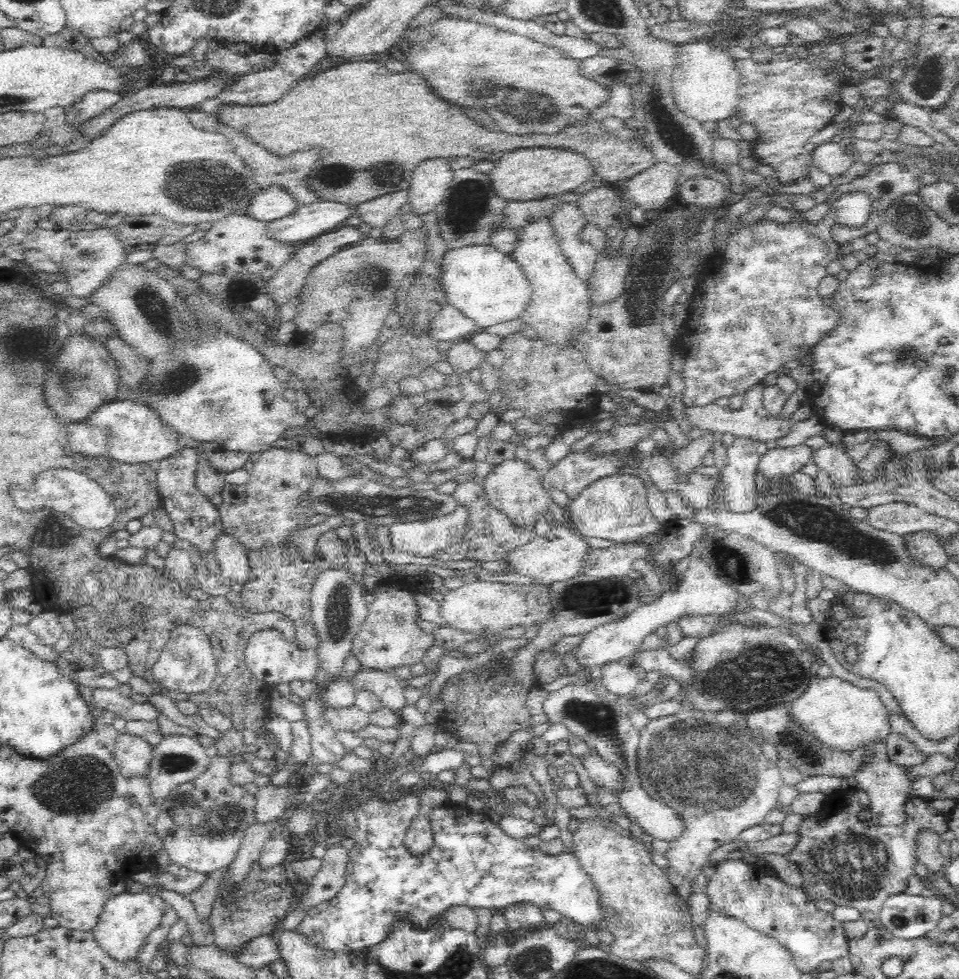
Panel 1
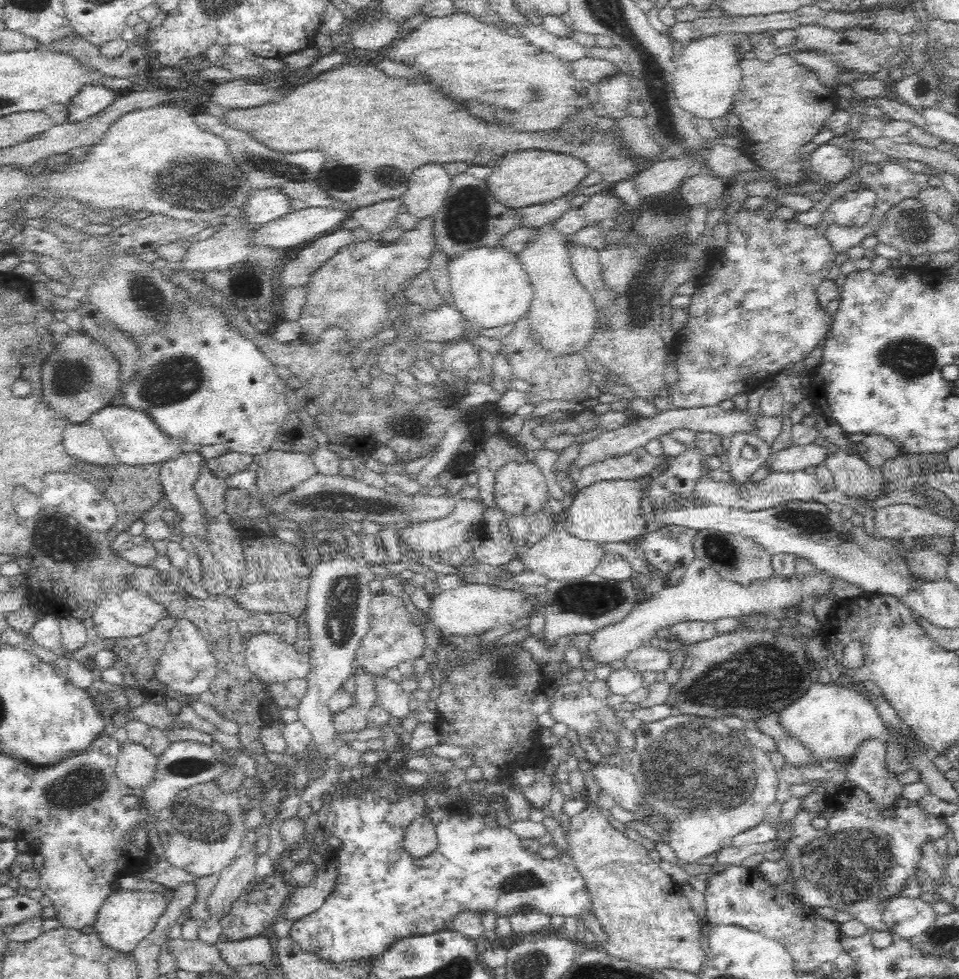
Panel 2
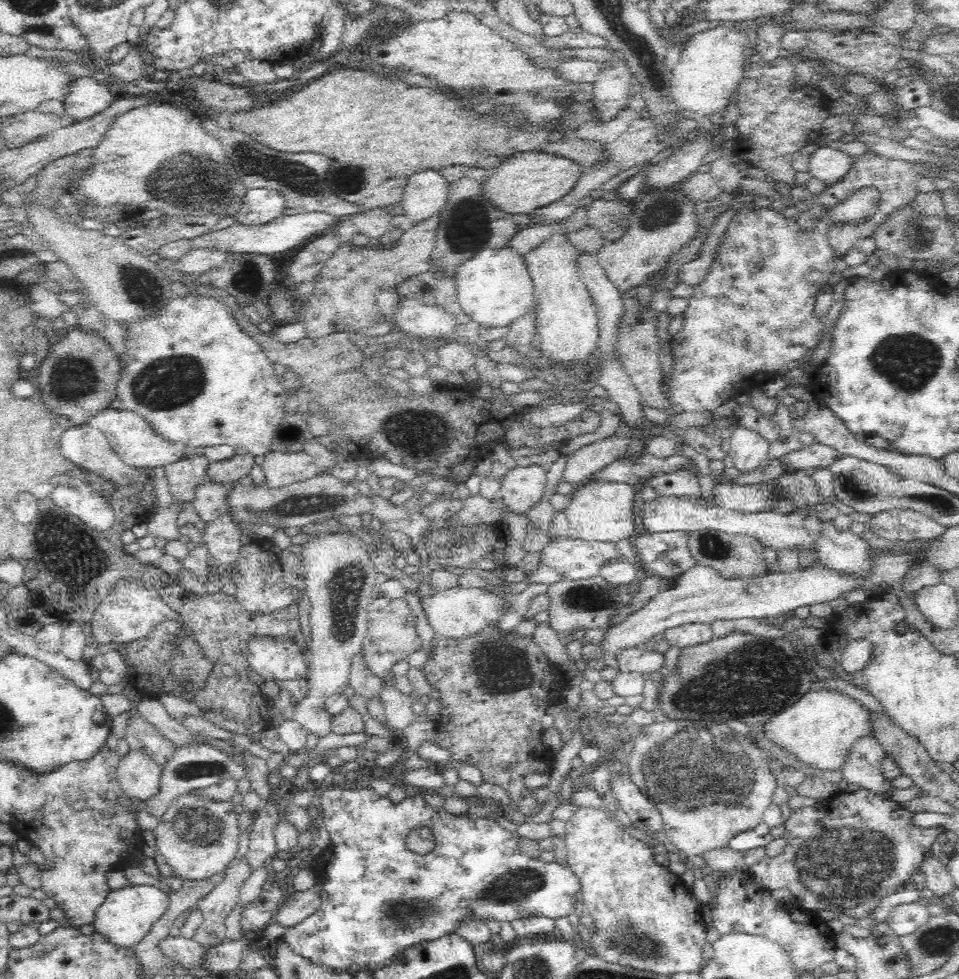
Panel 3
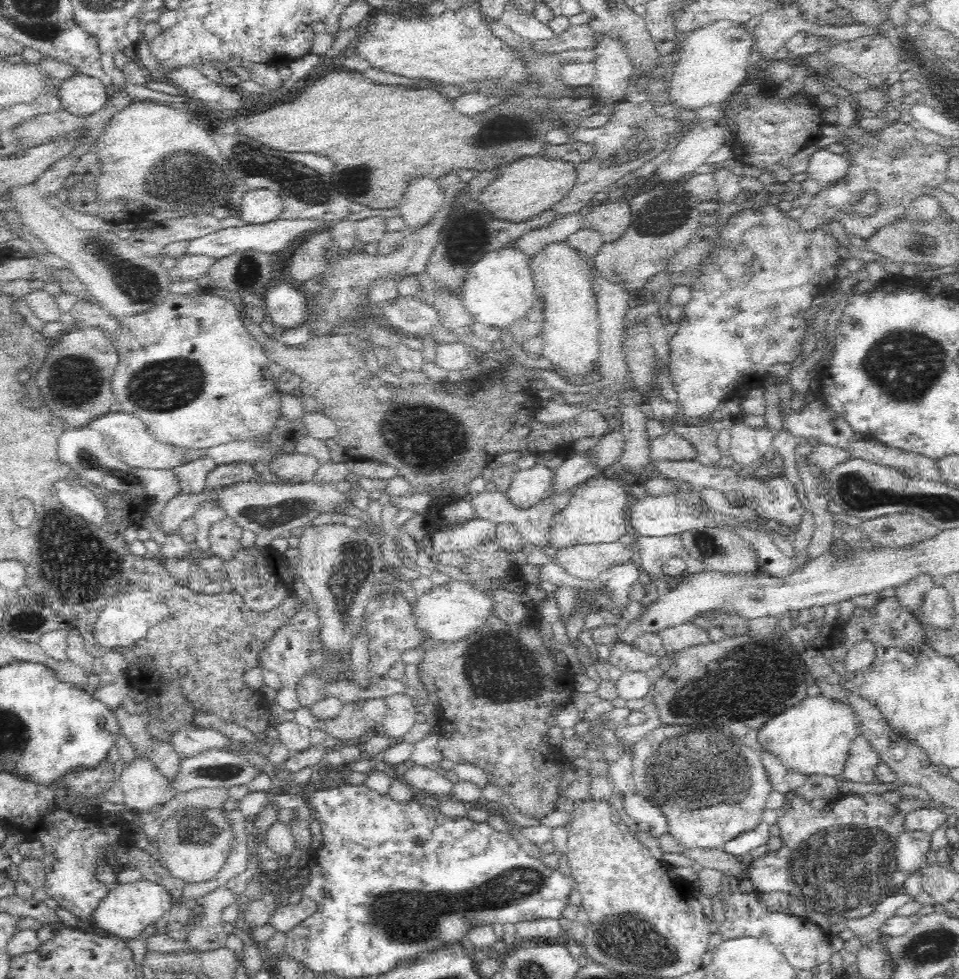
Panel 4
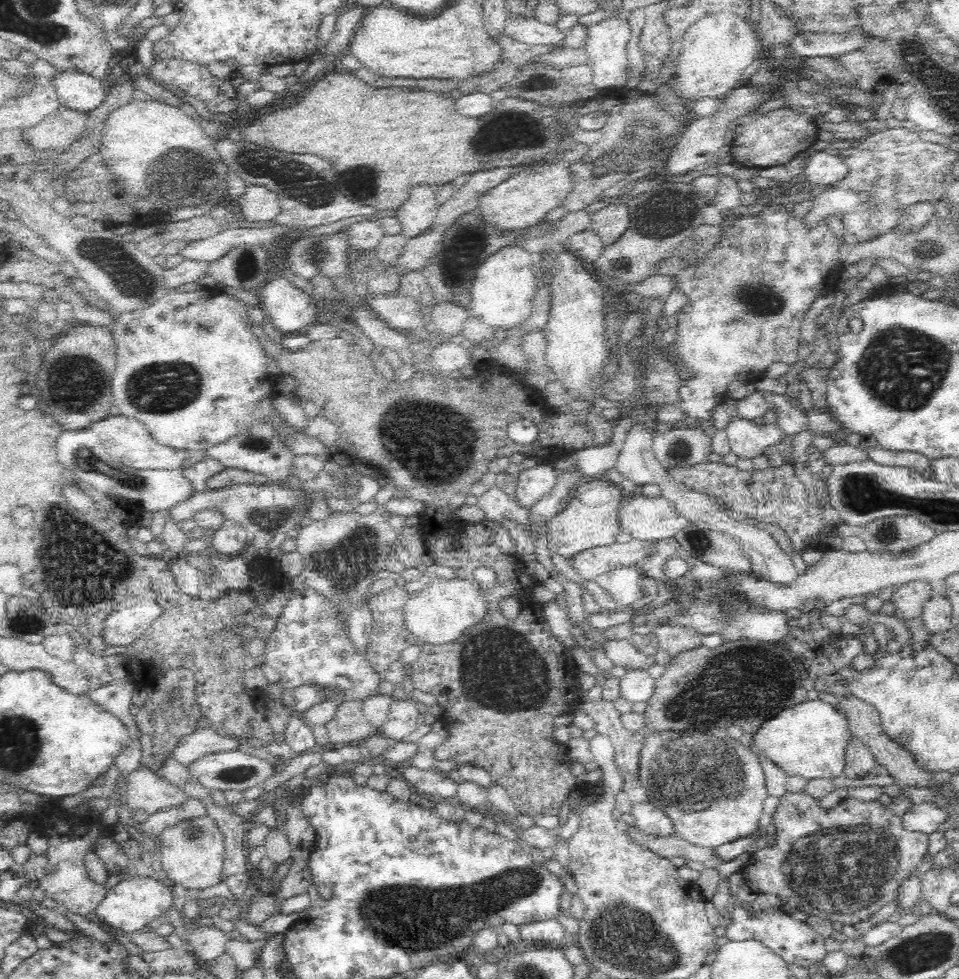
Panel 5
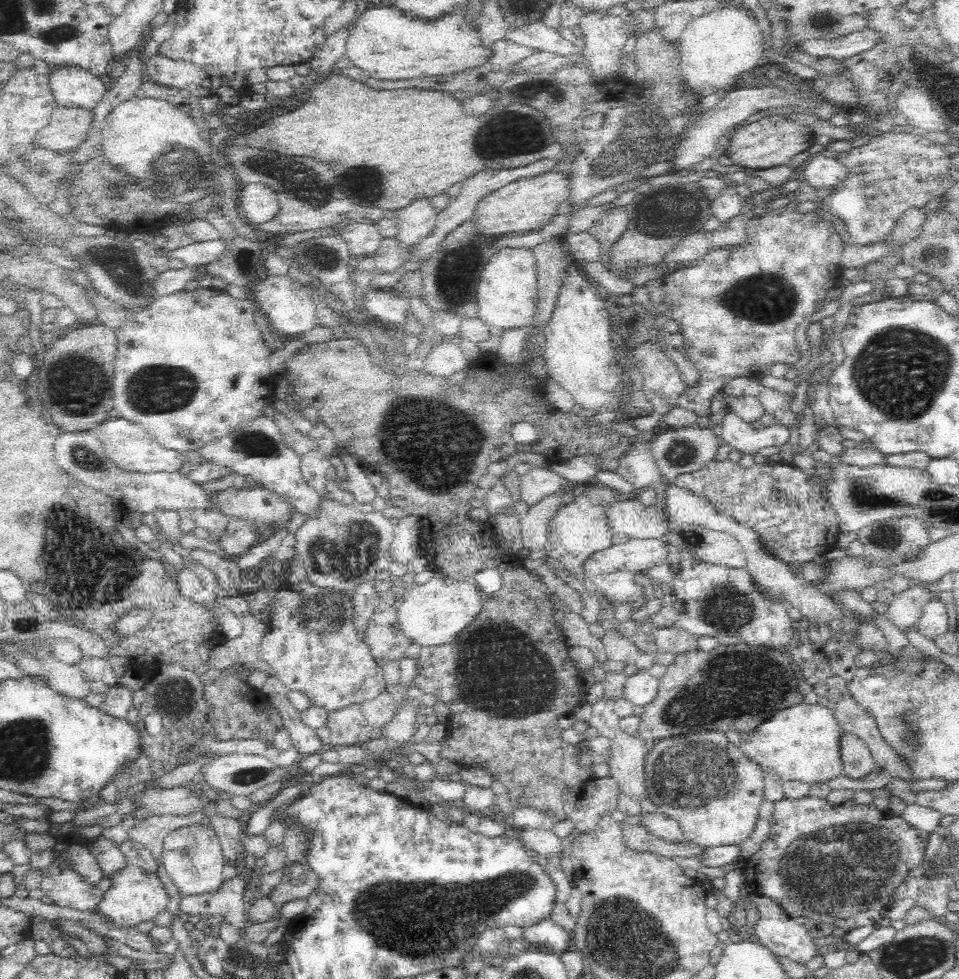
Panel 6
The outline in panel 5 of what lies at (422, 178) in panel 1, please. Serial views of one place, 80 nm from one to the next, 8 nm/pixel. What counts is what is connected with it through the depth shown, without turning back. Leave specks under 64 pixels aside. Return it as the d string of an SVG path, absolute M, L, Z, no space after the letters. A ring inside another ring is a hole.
M417 187L411 198L395 212L402 225L401 236L407 240L420 237L434 224L439 212L434 187Z

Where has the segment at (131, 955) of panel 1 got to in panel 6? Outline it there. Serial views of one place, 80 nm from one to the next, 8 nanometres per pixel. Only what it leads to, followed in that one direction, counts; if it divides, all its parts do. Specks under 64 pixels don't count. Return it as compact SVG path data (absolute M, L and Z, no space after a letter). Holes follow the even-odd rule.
M126 864L111 876L112 885L103 894L97 908L98 912L107 916L119 927L135 927L143 921L153 920L161 912L167 910L169 895L157 873L149 873L146 869Z

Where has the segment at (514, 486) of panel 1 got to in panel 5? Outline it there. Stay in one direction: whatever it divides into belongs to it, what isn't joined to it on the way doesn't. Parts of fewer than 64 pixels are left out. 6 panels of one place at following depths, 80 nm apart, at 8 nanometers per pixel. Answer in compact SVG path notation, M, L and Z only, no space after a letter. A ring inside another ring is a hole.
M545 462L519 472L518 487L514 498L522 507L529 509L558 484L558 471Z

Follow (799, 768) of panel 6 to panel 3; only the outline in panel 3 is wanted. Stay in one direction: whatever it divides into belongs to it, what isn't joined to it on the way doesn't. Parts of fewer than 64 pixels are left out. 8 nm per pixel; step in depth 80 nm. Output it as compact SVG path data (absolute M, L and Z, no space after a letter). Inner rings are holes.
M812 688L763 728L762 736L812 770L840 770L858 738L870 736L868 710L846 694Z

